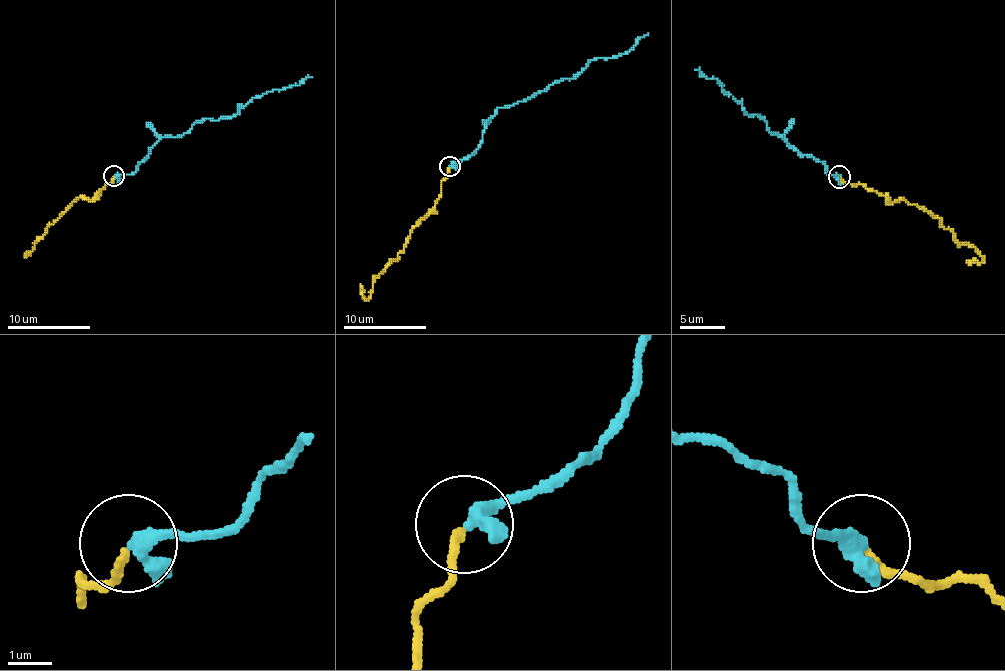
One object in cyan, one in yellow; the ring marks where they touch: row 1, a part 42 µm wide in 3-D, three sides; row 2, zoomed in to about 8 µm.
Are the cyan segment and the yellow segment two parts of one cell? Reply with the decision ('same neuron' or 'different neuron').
same neuron

